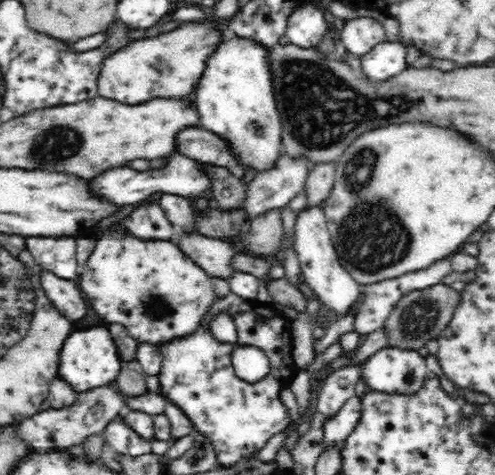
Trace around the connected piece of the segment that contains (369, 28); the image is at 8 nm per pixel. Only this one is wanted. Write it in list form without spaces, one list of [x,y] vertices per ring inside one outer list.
[[[356,18],[344,24],[339,32],[339,40],[344,43],[348,52],[354,55],[355,59],[370,52],[376,44],[386,40],[386,32],[382,24],[374,18]]]

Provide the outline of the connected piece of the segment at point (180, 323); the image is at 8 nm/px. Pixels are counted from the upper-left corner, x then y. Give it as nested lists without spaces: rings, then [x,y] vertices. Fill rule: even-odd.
[[[120,226],[116,228],[120,232],[108,232],[96,242],[96,250],[88,258],[80,274],[78,286],[84,292],[90,306],[96,310],[96,314],[102,316],[106,322],[124,324],[132,338],[153,345],[165,345],[196,332],[198,325],[206,318],[218,297],[212,277],[171,240],[140,240],[124,232]]]

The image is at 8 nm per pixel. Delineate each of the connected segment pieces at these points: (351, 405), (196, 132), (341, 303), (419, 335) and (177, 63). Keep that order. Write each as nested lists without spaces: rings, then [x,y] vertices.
[[[357,396],[350,398],[342,410],[326,422],[324,426],[325,447],[336,442],[345,442],[350,433],[356,430],[360,417],[362,417],[362,398]]]
[[[191,126],[178,134],[178,152],[184,156],[228,169],[234,176],[243,178],[243,167],[231,154],[228,144],[215,132],[204,127]]]
[[[308,208],[297,215],[296,240],[293,240],[298,260],[301,266],[301,273],[306,284],[320,298],[320,303],[335,312],[338,317],[345,317],[348,314],[355,314],[362,284],[356,282],[353,276],[338,262],[337,252],[333,240],[330,238],[329,228],[324,218],[322,208]]]
[[[444,283],[405,294],[394,306],[385,322],[384,329],[389,336],[389,343],[396,348],[419,349],[428,340],[437,339],[438,334],[450,322],[458,304],[460,304],[460,293]]]
[[[196,21],[192,24],[190,22],[182,24],[176,30],[160,34],[156,38],[143,38],[129,42],[126,48],[114,52],[114,56],[110,56],[102,66],[98,78],[98,94],[124,104],[142,104],[152,98],[184,98],[196,88],[198,80],[208,66],[208,58],[217,51],[217,45],[223,39],[222,32],[214,30],[214,22]]]

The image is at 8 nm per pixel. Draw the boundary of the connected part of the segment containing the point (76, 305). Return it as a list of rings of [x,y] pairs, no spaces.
[[[42,270],[40,286],[52,304],[62,312],[62,316],[70,320],[80,320],[86,316],[86,300],[82,292],[76,288],[74,280],[62,280],[48,270]]]

